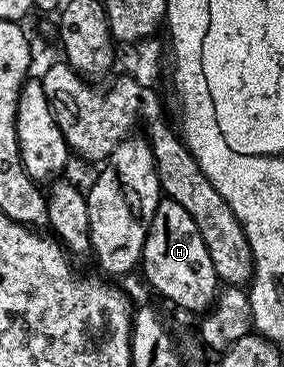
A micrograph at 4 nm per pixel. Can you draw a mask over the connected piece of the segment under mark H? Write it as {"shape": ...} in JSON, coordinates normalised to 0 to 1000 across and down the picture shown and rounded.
{"shape":[[[574,534],[553,556],[549,583],[535,594],[532,619],[507,654],[500,736],[521,768],[567,809],[592,812],[609,831],[648,834],[658,845],[701,845],[697,850],[739,845],[757,831],[757,807],[778,787],[771,755],[750,730],[750,708],[736,703],[736,676],[722,670],[722,654],[708,649],[694,610],[680,610],[680,589],[665,589],[665,578],[651,578],[651,567],[623,556],[623,545],[585,534]]]}

